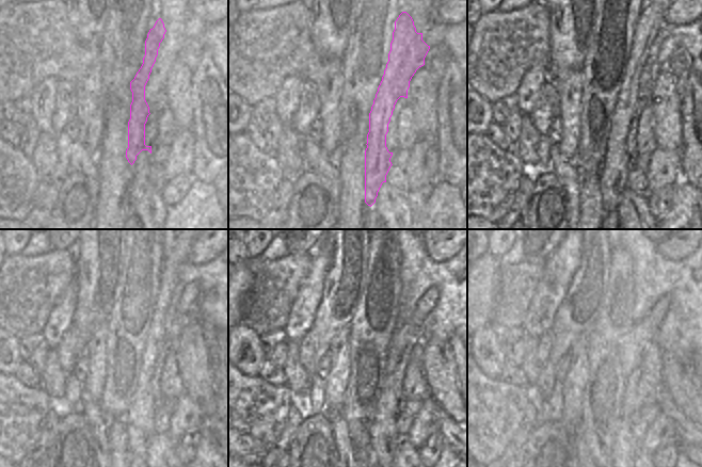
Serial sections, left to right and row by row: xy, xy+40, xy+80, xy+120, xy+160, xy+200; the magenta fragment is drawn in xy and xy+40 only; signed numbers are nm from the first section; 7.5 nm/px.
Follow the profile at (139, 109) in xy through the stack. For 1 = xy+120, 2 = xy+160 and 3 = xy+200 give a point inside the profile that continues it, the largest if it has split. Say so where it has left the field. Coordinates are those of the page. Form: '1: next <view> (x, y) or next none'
1: next xy+120 (176, 303)
2: next xy+160 (383, 438)
3: next xy+200 (625, 444)

